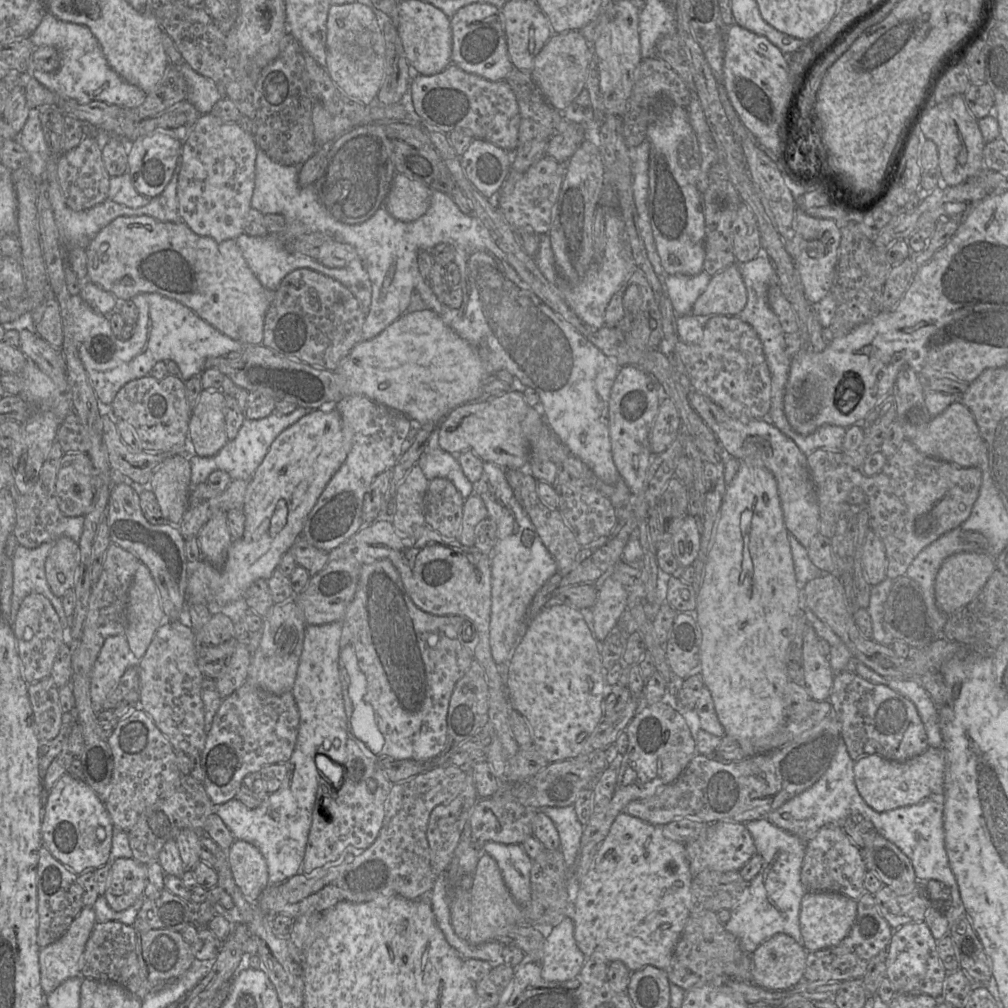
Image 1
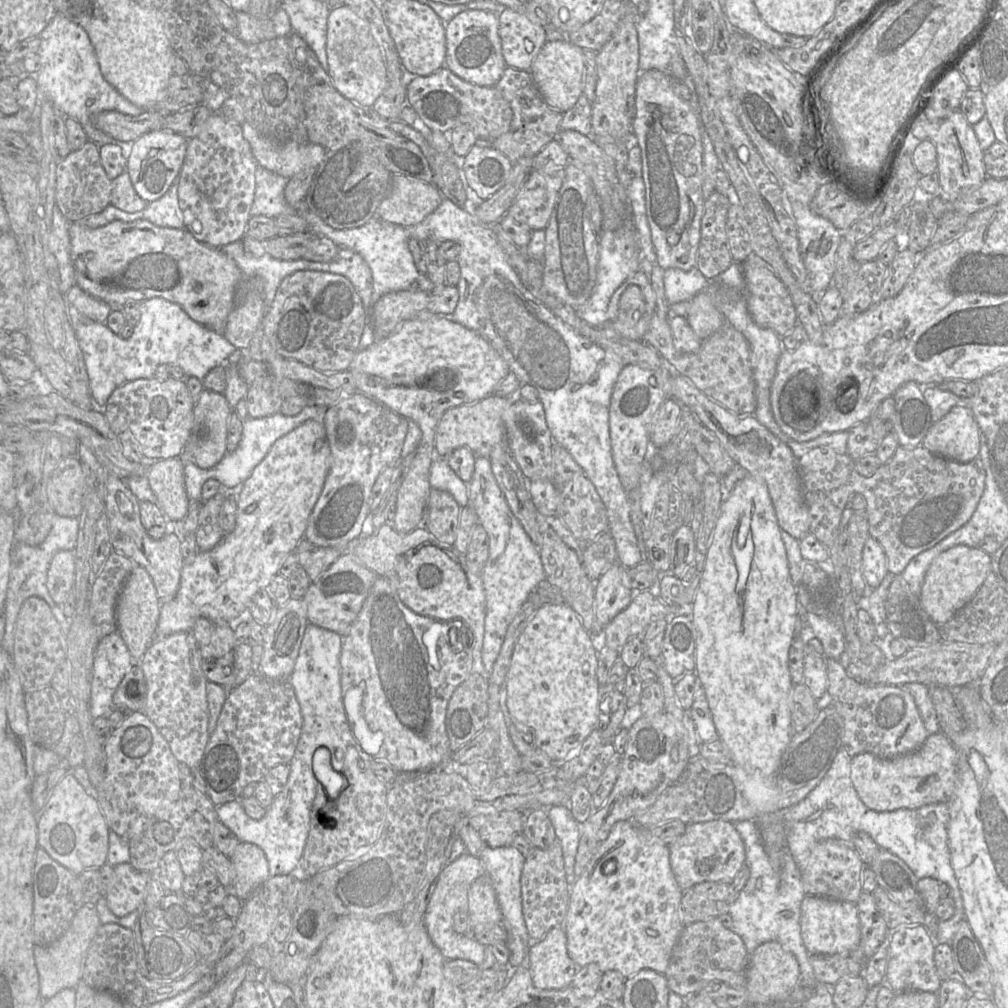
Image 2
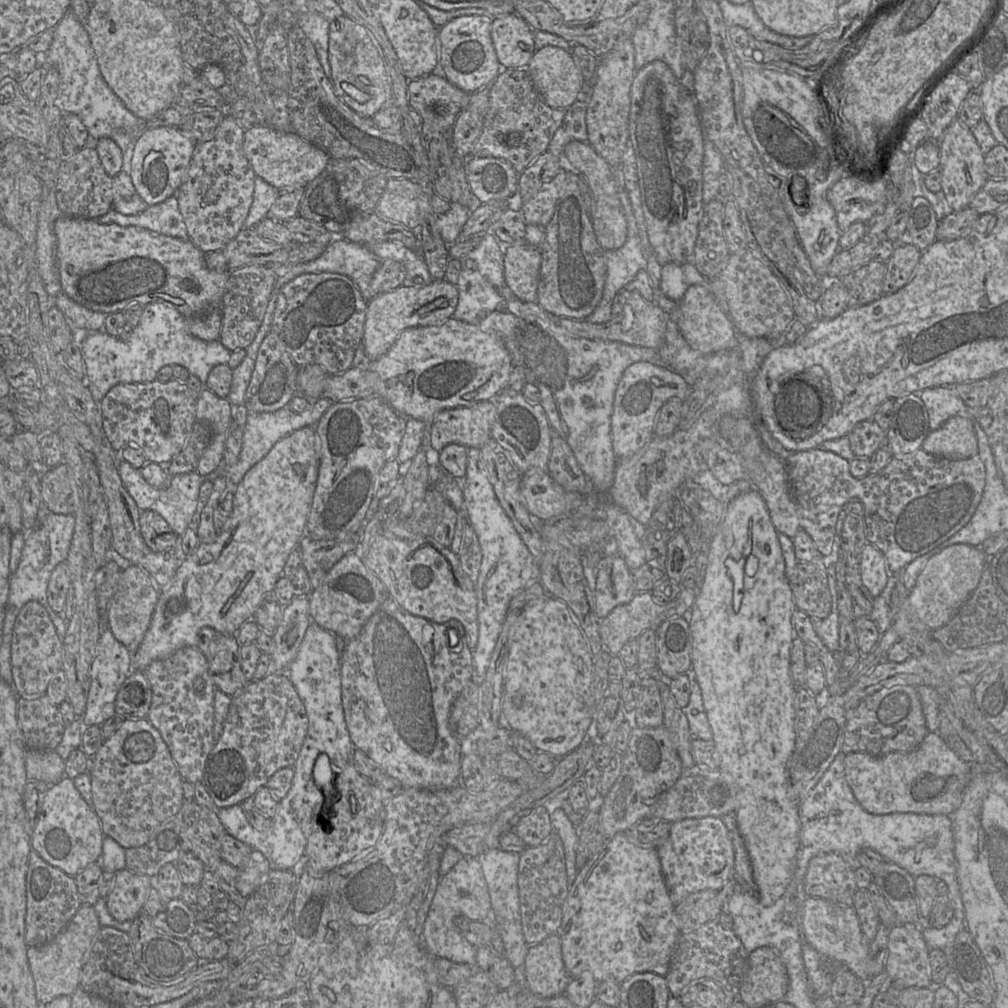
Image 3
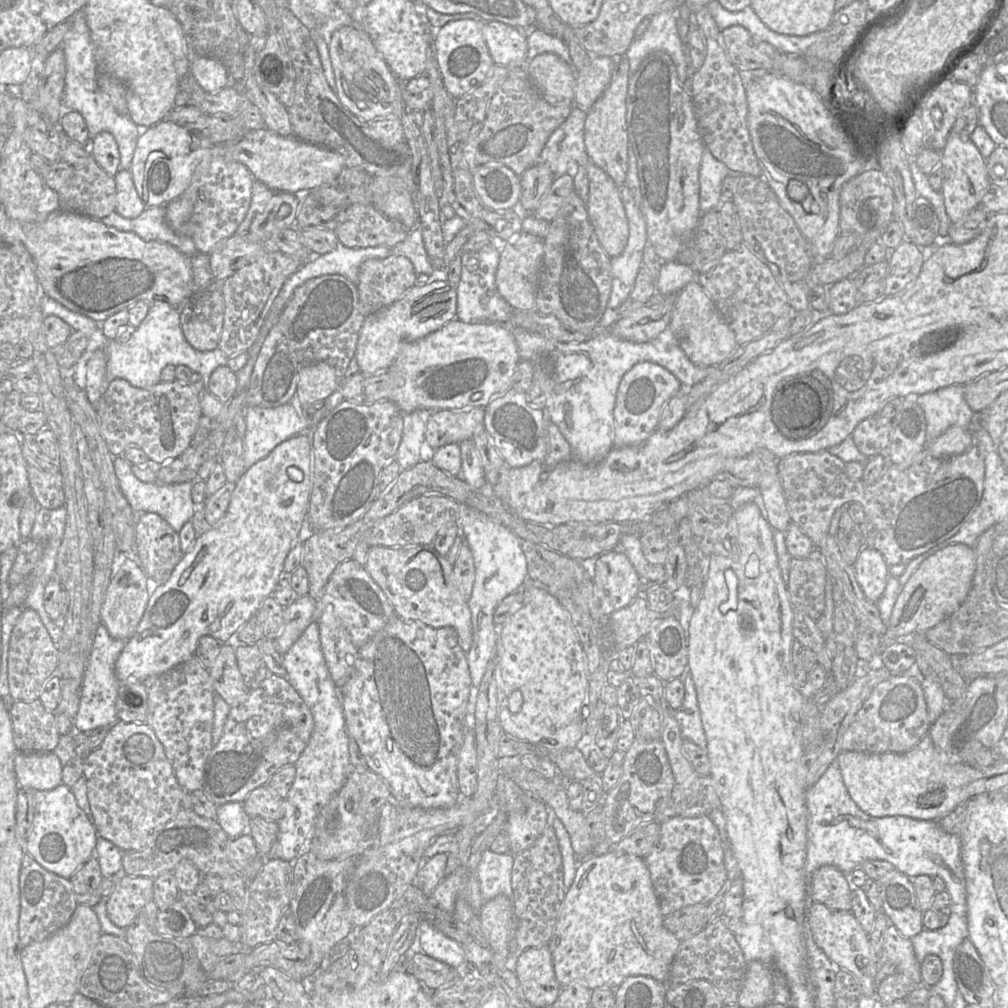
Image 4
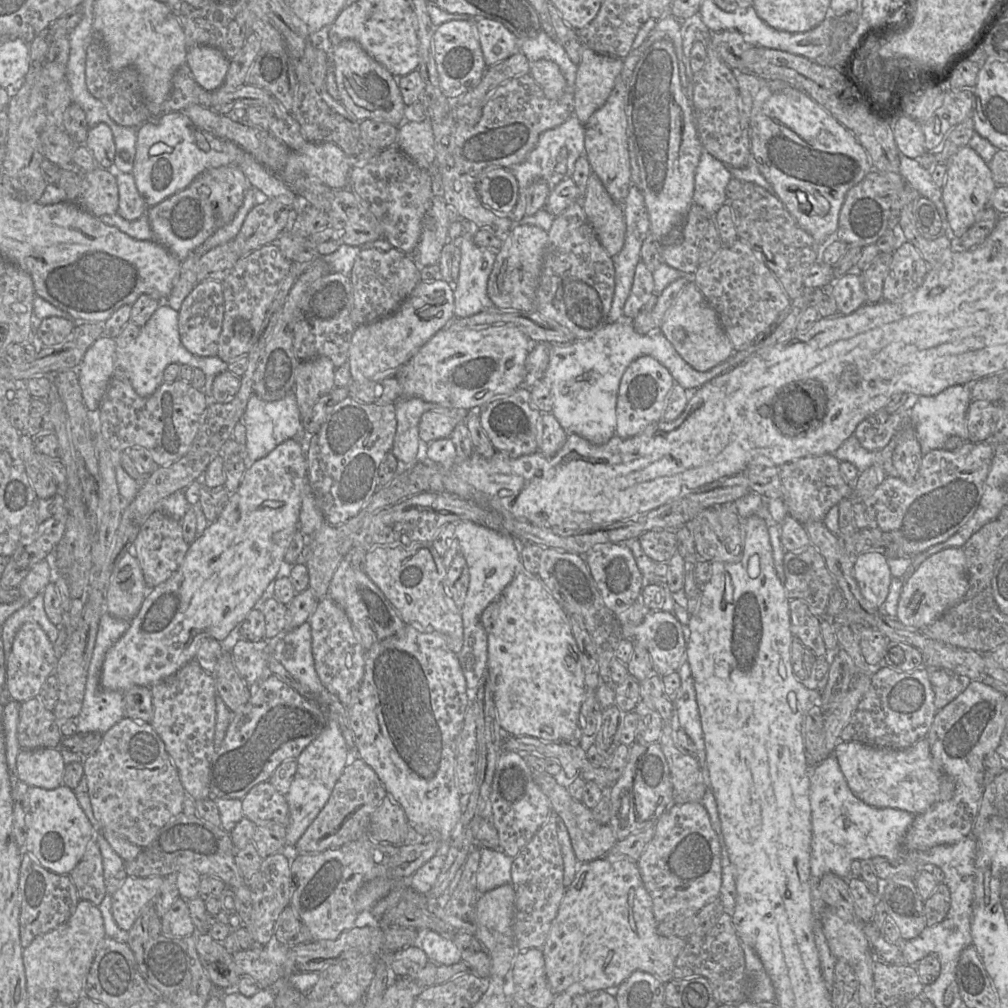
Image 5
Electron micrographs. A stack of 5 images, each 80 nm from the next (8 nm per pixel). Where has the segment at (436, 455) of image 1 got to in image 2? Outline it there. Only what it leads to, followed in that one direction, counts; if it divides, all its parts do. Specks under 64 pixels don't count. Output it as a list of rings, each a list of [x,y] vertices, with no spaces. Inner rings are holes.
[[[445,457],[432,461],[429,481],[431,489],[447,491],[461,508],[468,506],[468,484],[455,474]]]

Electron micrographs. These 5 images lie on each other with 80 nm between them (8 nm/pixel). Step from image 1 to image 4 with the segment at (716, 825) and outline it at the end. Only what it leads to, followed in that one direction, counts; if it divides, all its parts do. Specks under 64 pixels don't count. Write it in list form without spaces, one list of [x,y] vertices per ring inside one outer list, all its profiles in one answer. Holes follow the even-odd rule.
[[[708,815],[693,818],[676,816],[660,823],[659,839],[644,861],[650,872],[663,917],[685,906],[697,903],[708,904],[721,890],[727,879],[719,831]]]

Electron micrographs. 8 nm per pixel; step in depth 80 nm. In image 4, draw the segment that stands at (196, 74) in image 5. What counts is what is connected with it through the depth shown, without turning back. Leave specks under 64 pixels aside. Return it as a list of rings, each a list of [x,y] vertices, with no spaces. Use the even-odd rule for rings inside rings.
[[[215,58],[196,59],[189,64],[189,71],[205,92],[217,92],[229,84],[226,67]]]

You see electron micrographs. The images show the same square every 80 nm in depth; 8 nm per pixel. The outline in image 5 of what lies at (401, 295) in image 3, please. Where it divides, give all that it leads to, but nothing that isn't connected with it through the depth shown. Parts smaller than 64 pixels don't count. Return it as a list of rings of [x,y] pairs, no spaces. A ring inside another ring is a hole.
[[[445,280],[420,281],[393,313],[369,324],[356,327],[347,362],[354,381],[380,379],[405,364],[454,315],[454,283]]]

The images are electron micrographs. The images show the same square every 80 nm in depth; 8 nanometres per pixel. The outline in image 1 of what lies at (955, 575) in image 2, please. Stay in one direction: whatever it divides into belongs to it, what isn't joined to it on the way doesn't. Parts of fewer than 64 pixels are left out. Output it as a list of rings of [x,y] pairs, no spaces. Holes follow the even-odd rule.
[[[962,552],[948,557],[935,579],[935,600],[939,610],[950,616],[968,605],[983,589],[995,569],[995,559],[986,552]]]

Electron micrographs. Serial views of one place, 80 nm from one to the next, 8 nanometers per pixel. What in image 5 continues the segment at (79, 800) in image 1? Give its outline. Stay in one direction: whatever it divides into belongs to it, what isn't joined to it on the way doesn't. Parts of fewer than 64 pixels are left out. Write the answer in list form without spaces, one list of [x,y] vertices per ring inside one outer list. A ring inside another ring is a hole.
[[[64,783],[55,789],[28,786],[29,812],[26,816],[27,837],[25,849],[44,868],[69,875],[82,859],[88,842],[95,837],[95,830],[79,804],[74,790]]]

